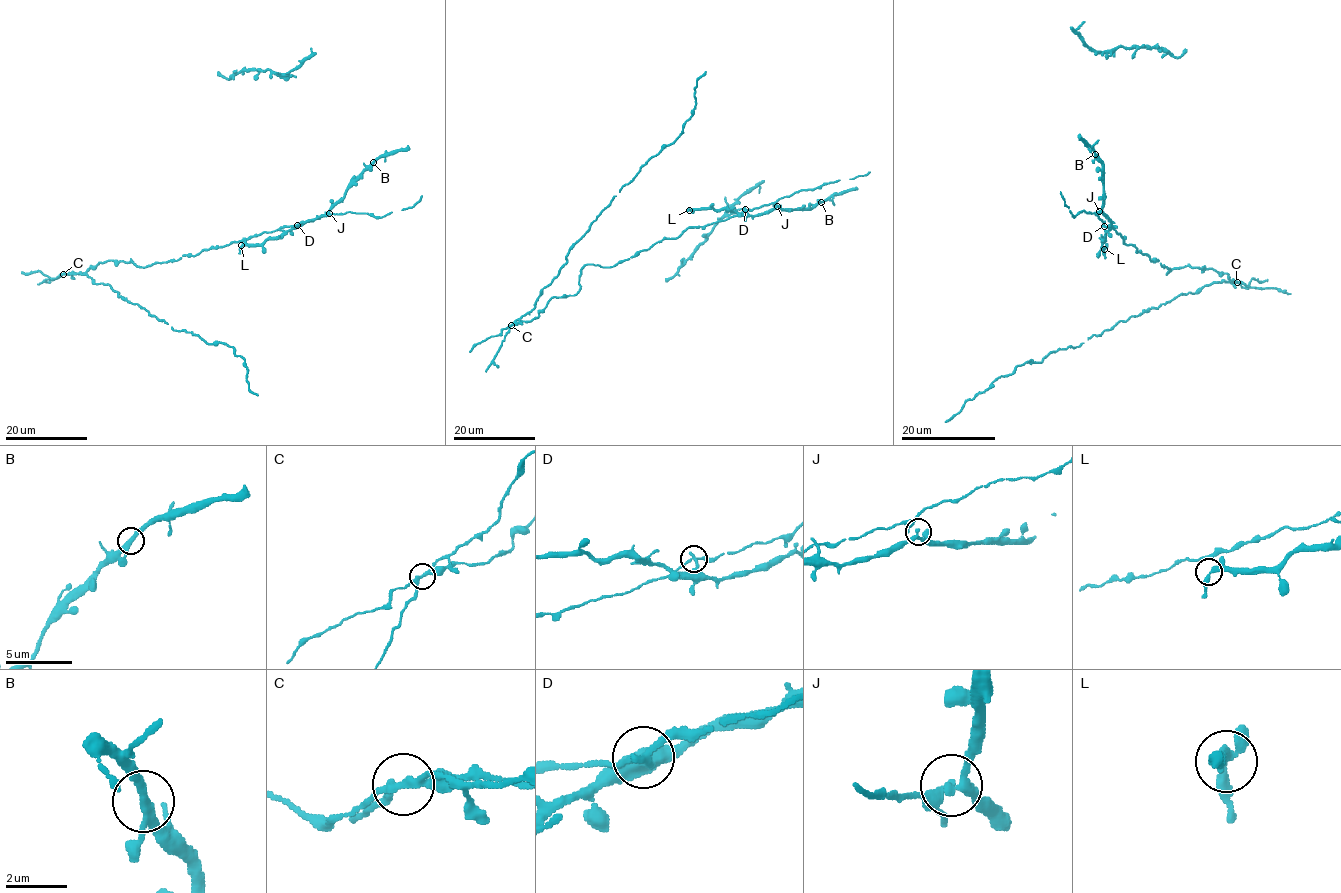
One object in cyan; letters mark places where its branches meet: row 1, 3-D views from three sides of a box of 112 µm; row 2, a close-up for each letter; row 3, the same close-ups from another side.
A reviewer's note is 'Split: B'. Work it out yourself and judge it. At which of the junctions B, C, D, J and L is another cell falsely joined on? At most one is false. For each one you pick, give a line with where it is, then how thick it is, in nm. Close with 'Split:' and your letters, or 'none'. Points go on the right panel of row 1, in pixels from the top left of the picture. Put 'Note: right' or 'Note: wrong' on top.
Note: wrong
Split: none

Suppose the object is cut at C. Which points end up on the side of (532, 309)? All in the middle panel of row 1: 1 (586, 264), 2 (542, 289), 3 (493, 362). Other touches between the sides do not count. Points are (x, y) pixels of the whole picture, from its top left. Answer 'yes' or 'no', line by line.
1: no
2: yes
3: yes

